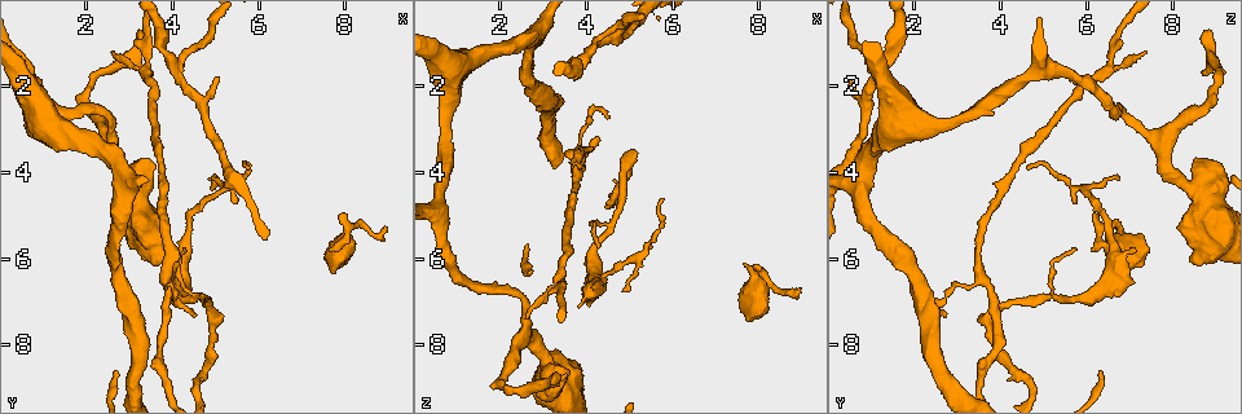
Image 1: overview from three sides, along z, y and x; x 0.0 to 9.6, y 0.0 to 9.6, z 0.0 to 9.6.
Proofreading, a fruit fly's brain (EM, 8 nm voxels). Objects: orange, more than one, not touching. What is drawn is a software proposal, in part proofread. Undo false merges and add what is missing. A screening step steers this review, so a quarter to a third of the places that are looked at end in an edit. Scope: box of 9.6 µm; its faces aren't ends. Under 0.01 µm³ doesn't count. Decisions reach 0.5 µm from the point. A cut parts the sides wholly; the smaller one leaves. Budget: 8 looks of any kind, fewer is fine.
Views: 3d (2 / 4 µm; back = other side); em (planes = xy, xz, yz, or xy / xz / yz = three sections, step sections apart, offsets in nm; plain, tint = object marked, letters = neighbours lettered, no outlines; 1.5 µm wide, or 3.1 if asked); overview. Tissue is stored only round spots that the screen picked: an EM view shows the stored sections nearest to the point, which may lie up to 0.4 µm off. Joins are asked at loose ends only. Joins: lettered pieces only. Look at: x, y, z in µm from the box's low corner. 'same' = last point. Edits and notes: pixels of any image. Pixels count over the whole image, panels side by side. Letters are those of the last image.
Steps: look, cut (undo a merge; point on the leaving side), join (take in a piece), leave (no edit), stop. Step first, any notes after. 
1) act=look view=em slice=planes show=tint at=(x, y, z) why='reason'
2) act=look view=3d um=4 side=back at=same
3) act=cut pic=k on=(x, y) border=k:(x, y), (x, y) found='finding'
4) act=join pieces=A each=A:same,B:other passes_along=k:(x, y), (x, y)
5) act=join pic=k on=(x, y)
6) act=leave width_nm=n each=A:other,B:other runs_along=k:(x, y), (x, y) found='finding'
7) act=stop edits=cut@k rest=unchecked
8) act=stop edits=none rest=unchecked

act=look view=em slice=planes show=letters at=(3.55, 1.60, 8.70) why='free end'

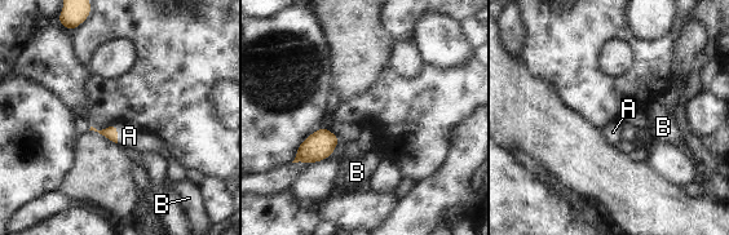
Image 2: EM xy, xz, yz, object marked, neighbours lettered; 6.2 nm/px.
act=join pieces=A each=A:same,B:other passes_along=2:(111, 132), (116, 133), (129, 136) found='it goes on there'

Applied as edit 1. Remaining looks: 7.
act=look view=overview

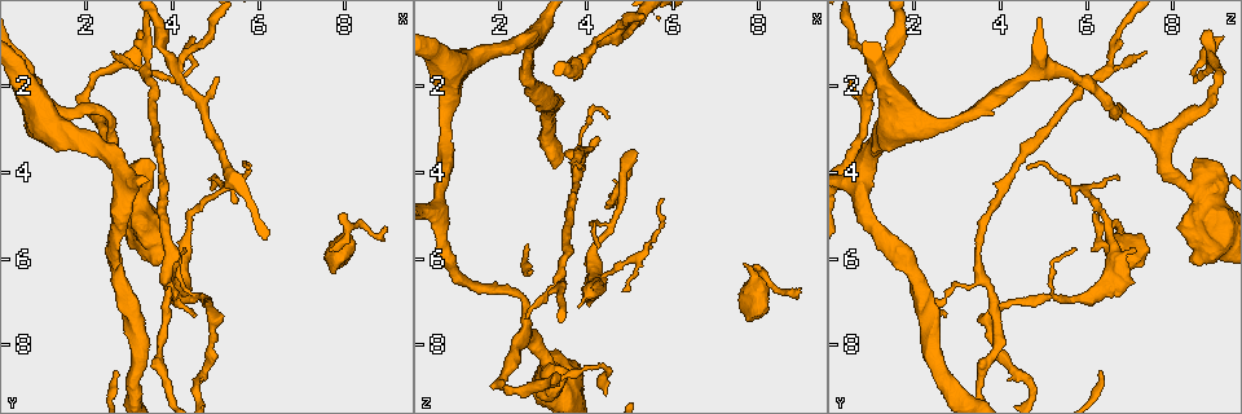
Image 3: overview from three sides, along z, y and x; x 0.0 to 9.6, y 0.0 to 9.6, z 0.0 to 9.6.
act=look view=em slice=planes show=letters at=(3.35, 1.65, 6.45) why='thin neck'

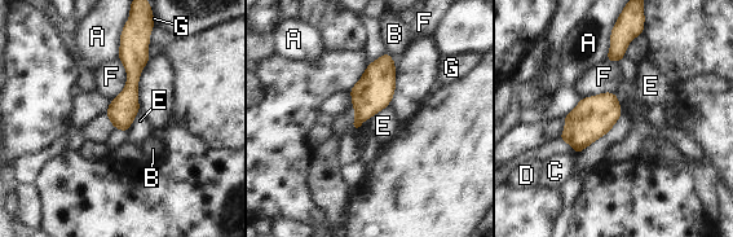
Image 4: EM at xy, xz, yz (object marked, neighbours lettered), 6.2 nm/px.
act=leave each=A:other,B:other,C:other,D:other,E:other,F:other,G:other border=4:(118, 57), (126, 86), (111, 100) found='continuous, no second neuron'

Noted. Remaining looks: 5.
act=look view=em slice=xy step=4 show=tint at=(5.75, 3.90, 4.60) why='thin end'

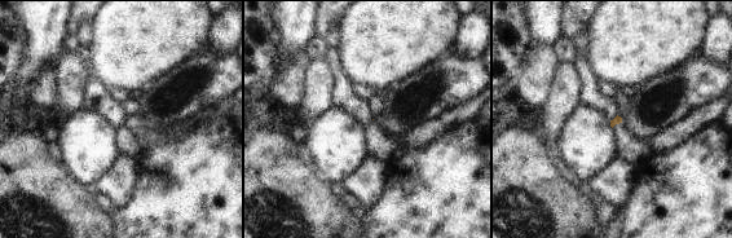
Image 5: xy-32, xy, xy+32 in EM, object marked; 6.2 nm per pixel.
act=look view=em slice=planes show=letters at=same why='cut it another way'

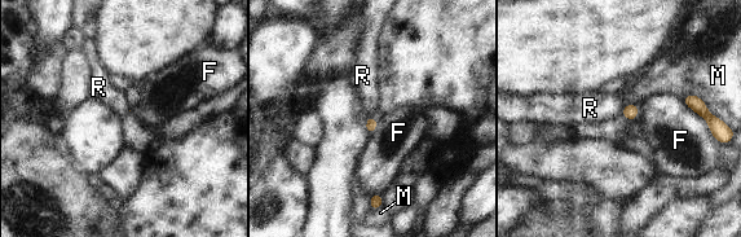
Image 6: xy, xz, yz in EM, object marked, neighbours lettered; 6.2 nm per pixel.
act=leave each=F:other,M:other,R:other border=6:(629, 102), (620, 113) found='none of them fits'

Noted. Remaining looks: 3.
act=stop edits=join@2 rest=unchecked

